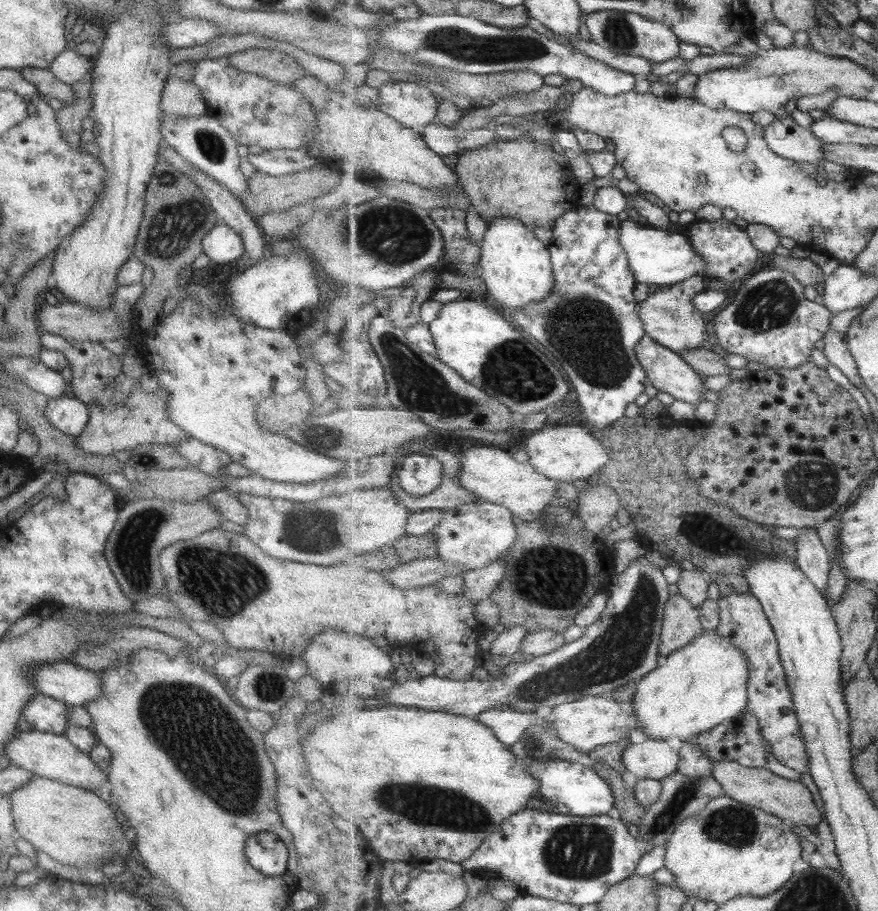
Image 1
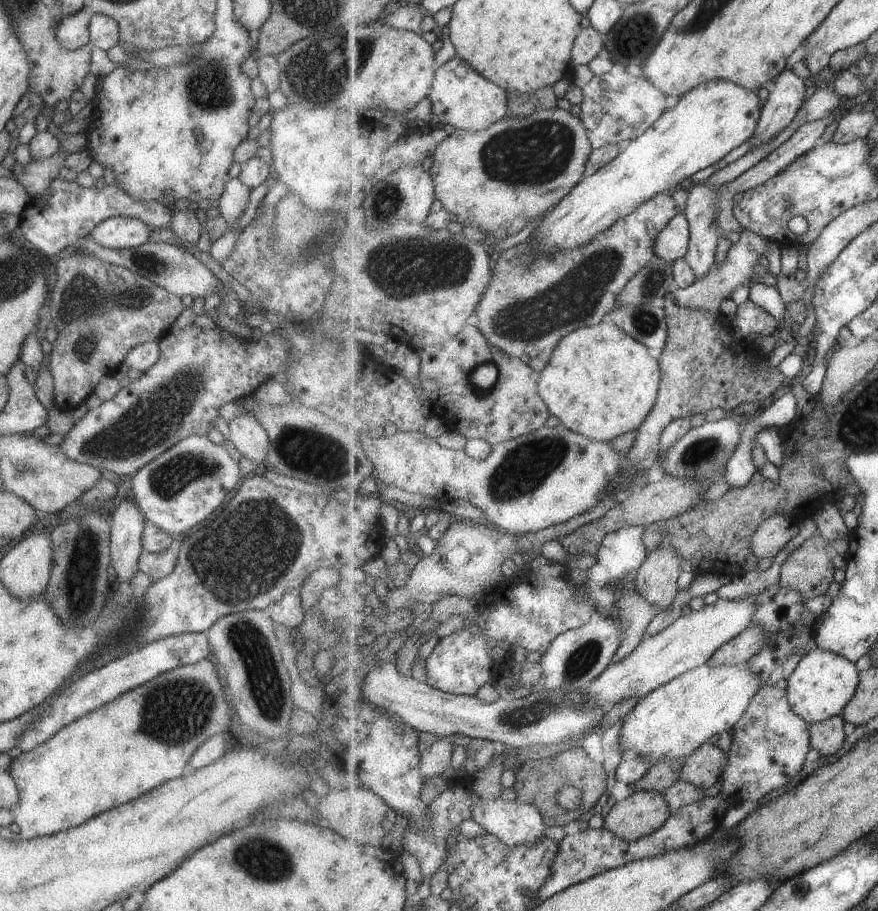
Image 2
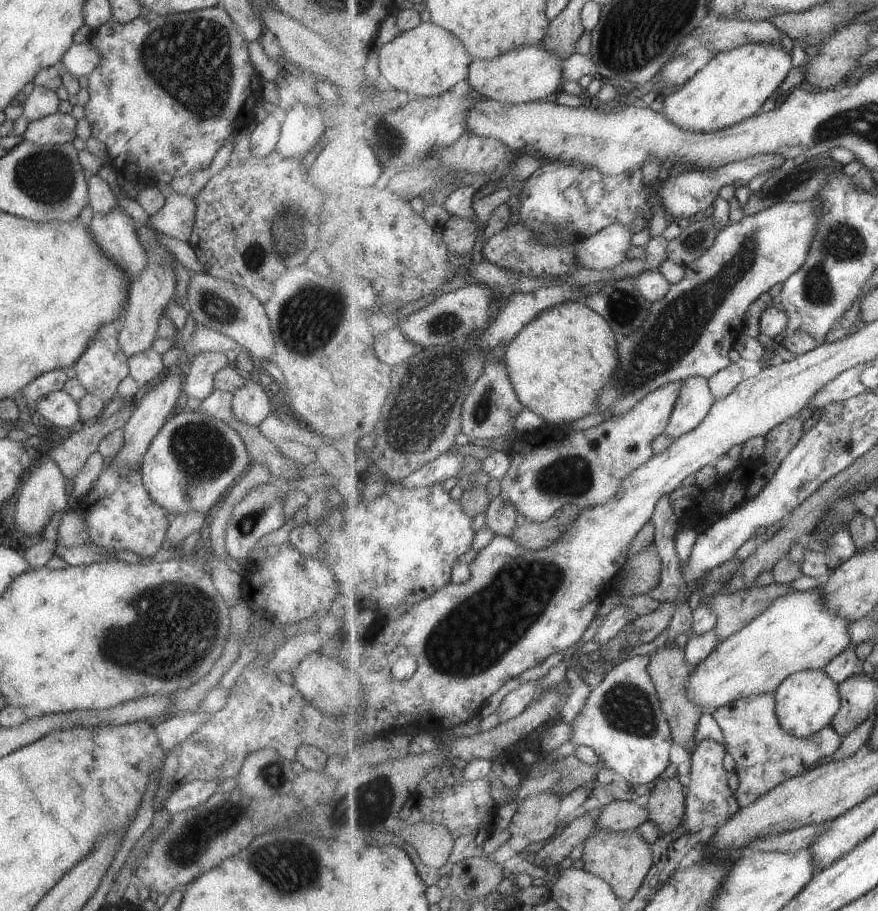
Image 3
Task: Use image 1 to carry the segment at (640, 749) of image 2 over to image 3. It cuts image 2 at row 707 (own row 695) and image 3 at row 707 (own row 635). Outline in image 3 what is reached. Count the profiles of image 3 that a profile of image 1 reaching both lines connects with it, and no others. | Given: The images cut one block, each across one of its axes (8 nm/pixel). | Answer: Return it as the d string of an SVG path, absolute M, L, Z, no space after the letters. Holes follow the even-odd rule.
M823 586L811 590L795 590L773 602L771 608L767 608L761 616L751 620L743 630L719 643L719 646L689 676L687 696L693 704L701 706L704 713L712 714L739 698L749 698L753 694L757 696L773 694L792 674L803 670L821 670L841 652L845 652L853 645L851 628L854 628L855 624L856 620L837 614L827 606Z

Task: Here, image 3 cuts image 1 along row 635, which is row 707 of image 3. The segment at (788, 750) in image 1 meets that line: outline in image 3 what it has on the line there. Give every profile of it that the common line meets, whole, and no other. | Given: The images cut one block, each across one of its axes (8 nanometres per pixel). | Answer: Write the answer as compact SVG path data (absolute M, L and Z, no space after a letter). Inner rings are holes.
M775 693L739 698L714 711L712 715L725 735L725 748L735 757L737 763L735 773L739 778L739 786L736 796L740 808L747 808L749 804L757 801L758 797L767 794L786 780L808 773L817 762L835 754L843 738L832 724L808 738L789 734L780 725Z

